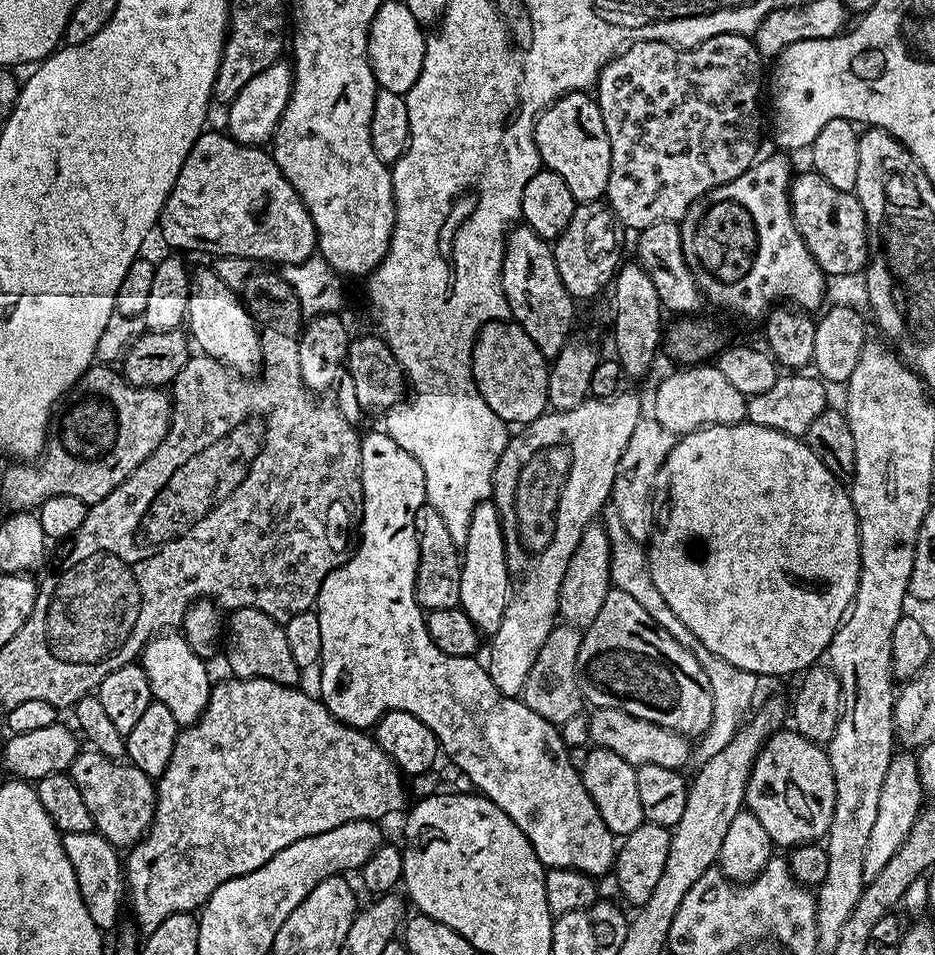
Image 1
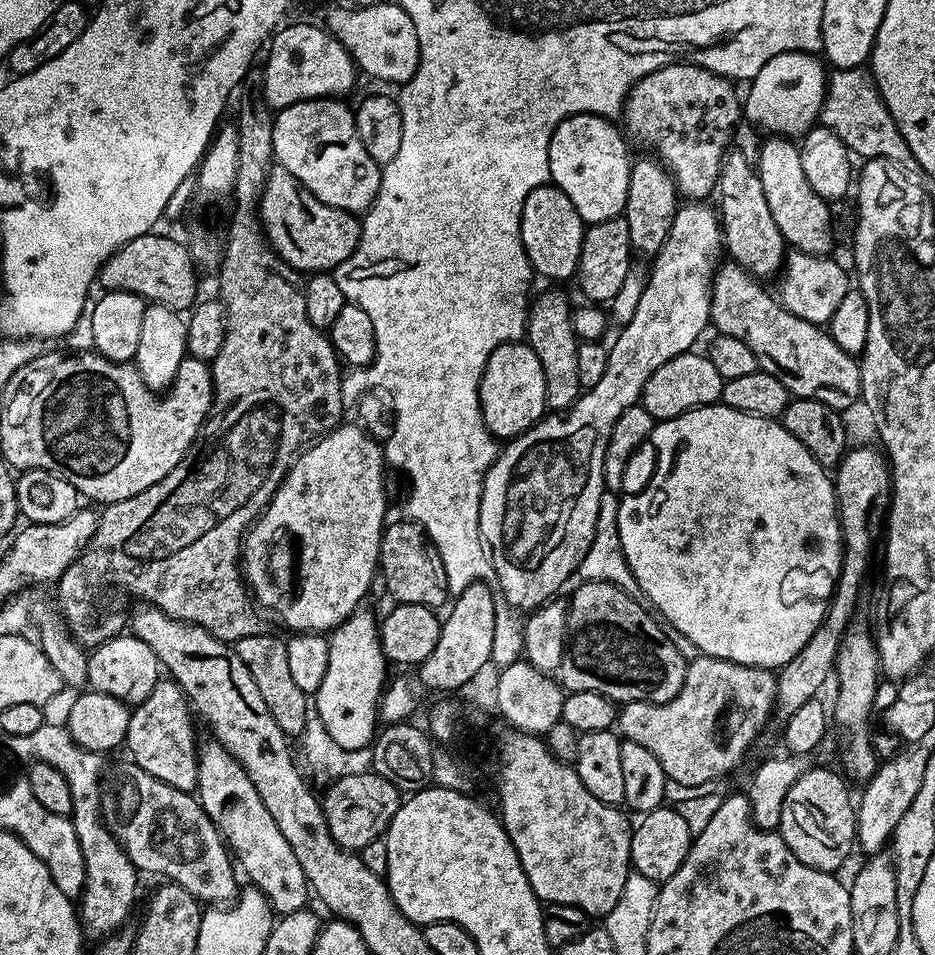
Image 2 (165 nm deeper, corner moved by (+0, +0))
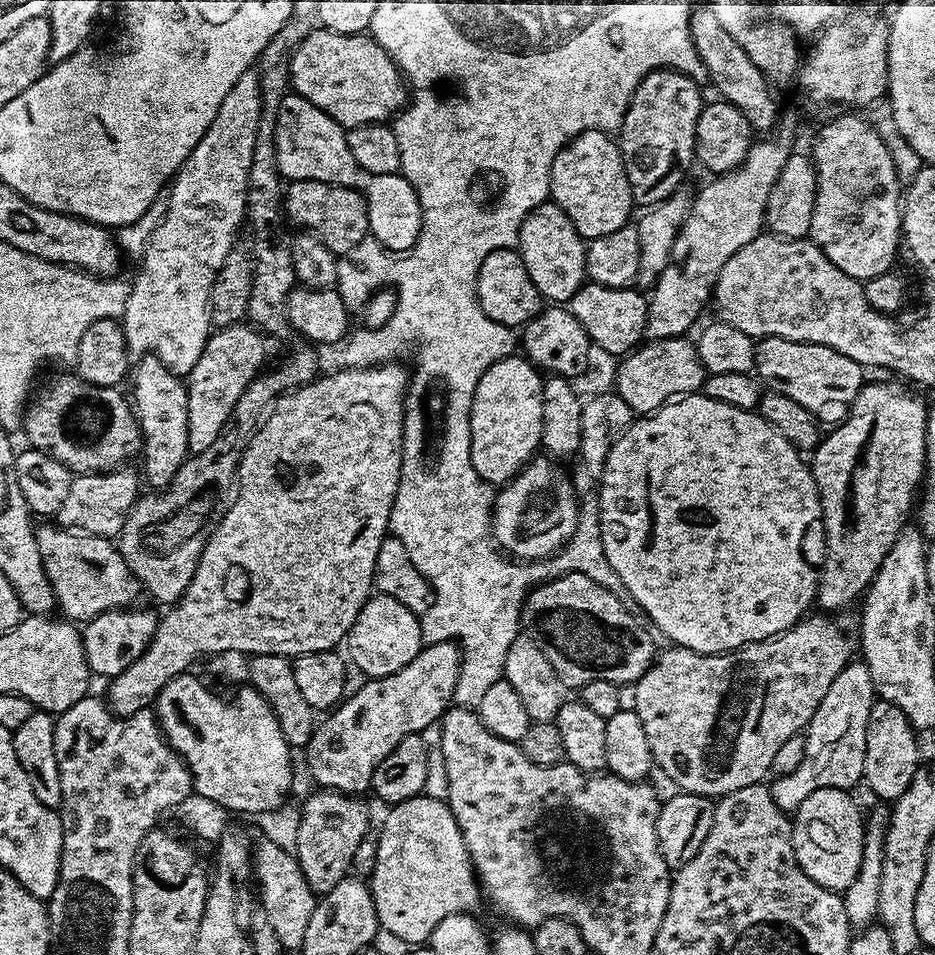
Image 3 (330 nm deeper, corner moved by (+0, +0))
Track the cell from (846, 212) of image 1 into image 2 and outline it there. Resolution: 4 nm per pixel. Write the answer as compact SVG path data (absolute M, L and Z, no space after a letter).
M769 135L765 140L768 141L761 146L760 157L755 157L754 163L762 178L762 190L766 190L770 214L774 214L778 230L782 230L785 245L815 256L831 253L832 212L828 209L831 207L829 201L810 190L810 182L806 182L806 174L802 174L799 147L787 136Z

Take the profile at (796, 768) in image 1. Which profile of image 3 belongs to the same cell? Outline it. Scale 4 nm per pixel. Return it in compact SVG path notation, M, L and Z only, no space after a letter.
M842 788L814 790L814 794L810 794L810 798L796 809L791 821L794 854L802 870L811 880L818 882L818 886L839 893L858 878L858 870L862 866L866 820L862 814L860 817L859 806L848 796L851 795Z

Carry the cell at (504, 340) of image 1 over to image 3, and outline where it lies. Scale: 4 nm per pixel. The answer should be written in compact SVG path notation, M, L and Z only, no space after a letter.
M520 354L494 362L482 374L470 414L470 458L487 484L507 484L537 455L541 447L543 389L544 380L536 365Z

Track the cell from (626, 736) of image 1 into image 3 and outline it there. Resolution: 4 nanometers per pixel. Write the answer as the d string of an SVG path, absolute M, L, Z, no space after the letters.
M819 614L820 616L809 615L807 618L798 621L790 626L779 636L771 636L765 640L759 640L753 644L744 644L741 648L735 648L733 652L695 652L689 648L679 646L668 646L668 649L661 651L653 660L652 665L642 674L642 678L634 685L636 691L636 704L634 710L638 718L642 718L642 727L646 729L646 738L650 738L650 750L655 767L660 768L673 780L675 786L681 792L692 792L696 796L707 796L719 798L729 796L734 790L742 790L746 786L754 786L761 783L772 770L774 754L782 747L782 742L791 736L799 736L807 729L808 723L814 718L814 710L826 698L826 690L830 690L830 682L838 678L840 671L853 659L854 636L848 633L848 624L836 614Z

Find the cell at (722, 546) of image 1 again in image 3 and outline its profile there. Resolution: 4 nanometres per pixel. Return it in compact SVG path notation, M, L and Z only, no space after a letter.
M703 394L679 397L654 413L641 415L616 439L606 458L604 474L599 477L598 484L602 546L606 546L606 558L610 558L610 566L614 566L614 574L622 578L626 590L634 594L638 606L646 610L649 621L653 625L656 623L672 639L669 641L673 645L695 652L733 652L744 644L779 636L790 626L805 619L809 611L807 608L813 607L818 572L804 561L804 556L800 553L800 539L804 536L804 530L811 526L812 520L821 519L820 495L805 457L755 411L747 412L726 406L726 402L714 402L714 398Z

